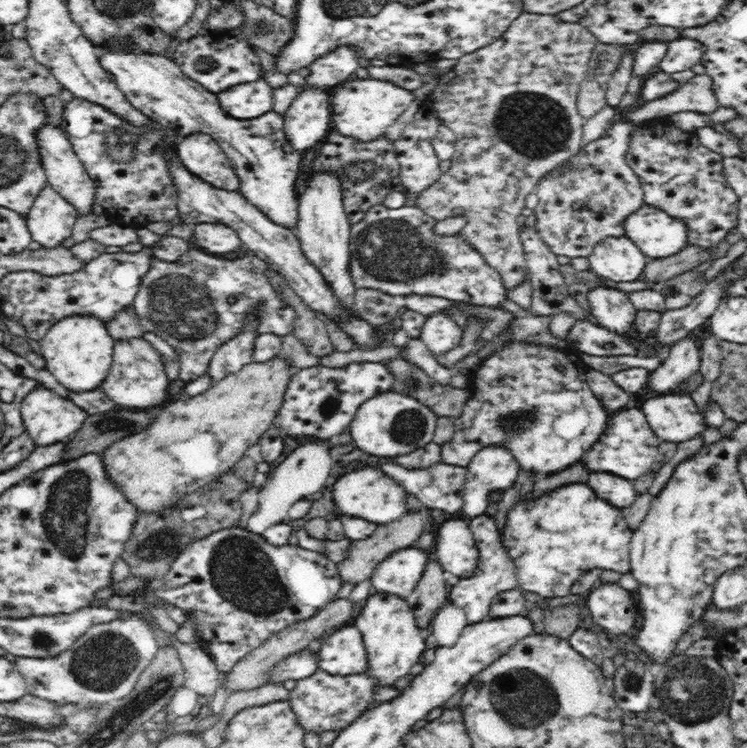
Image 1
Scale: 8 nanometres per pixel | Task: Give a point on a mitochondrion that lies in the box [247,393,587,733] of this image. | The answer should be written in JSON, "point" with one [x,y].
{"point":[527,700]}

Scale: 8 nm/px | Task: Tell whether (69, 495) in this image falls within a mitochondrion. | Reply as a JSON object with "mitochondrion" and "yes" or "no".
{"mitochondrion":"yes"}

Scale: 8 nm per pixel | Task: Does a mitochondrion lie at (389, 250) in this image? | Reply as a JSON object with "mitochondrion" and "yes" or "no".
{"mitochondrion":"yes"}

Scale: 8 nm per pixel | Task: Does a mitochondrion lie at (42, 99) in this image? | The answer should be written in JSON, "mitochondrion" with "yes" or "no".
{"mitochondrion":"no"}

